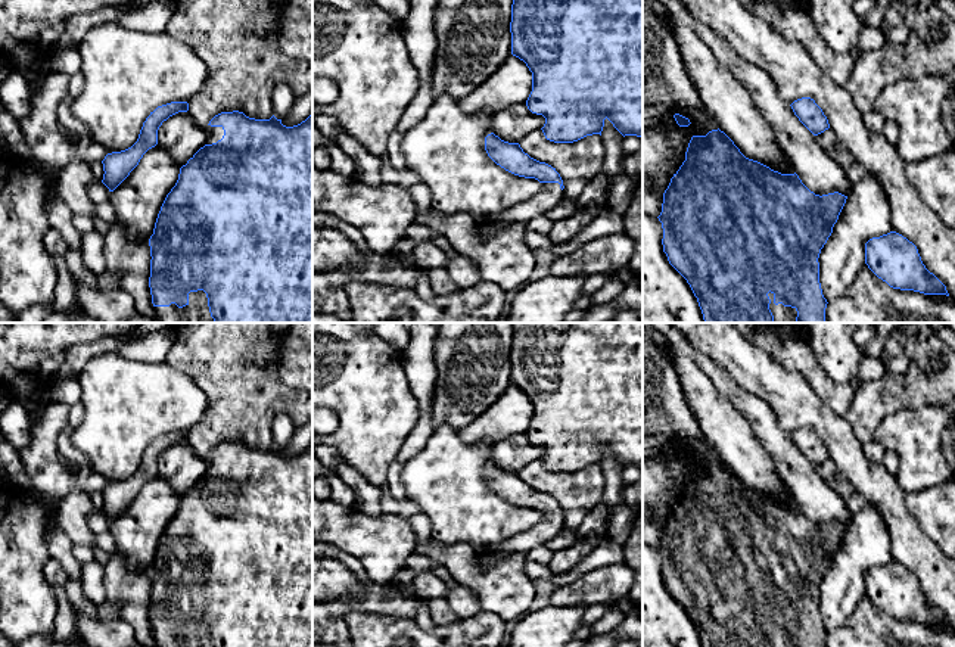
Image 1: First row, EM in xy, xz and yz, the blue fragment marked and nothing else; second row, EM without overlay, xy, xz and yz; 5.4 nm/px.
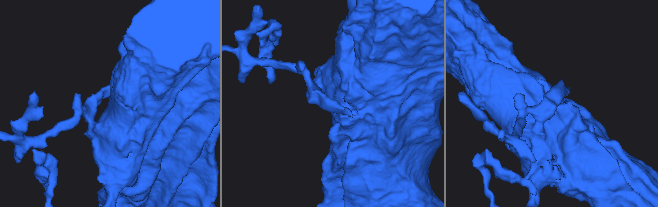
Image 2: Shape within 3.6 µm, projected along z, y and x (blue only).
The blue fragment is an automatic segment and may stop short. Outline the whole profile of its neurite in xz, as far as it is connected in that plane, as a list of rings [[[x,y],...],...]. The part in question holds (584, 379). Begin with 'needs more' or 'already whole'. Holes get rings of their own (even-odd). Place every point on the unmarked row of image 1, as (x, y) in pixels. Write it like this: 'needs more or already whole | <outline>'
already whole | [[[513,323],[511,327],[511,385],[523,391],[532,402],[532,422],[526,436],[532,444],[545,448],[541,458],[545,469],[554,473],[573,473],[587,466],[601,466],[606,448],[623,467],[643,469],[643,323]]]

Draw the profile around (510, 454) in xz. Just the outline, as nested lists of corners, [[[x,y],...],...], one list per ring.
[[[519,433],[495,442],[492,463],[508,473],[520,473],[531,461],[542,458],[545,448],[532,444],[526,433]]]

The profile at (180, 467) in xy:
[[[187,441],[178,442],[162,452],[158,460],[156,476],[181,498],[206,472],[206,458],[200,458]]]

